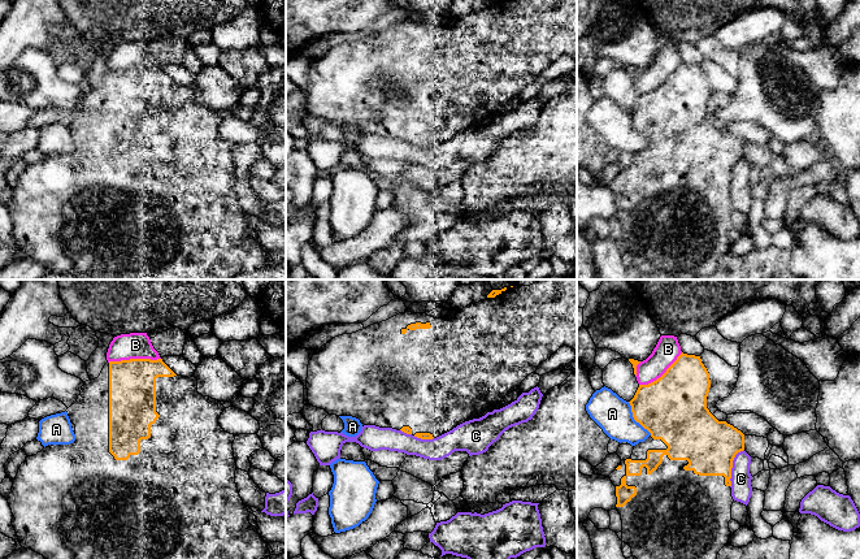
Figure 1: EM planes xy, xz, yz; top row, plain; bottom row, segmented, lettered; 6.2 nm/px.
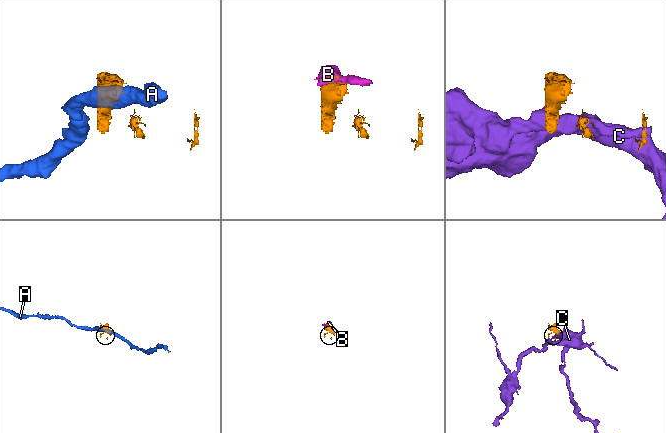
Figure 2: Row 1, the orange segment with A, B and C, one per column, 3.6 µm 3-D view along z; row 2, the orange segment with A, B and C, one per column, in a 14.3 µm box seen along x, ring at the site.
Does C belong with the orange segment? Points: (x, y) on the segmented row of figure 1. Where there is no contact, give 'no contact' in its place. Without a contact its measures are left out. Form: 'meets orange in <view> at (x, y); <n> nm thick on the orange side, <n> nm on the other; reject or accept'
meets orange in yz at (732, 467); 340 nm thick on the orange side, 130 nm on the other; reject

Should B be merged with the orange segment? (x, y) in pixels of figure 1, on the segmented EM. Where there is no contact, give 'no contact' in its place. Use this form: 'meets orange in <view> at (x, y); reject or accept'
meets orange in xy at (134, 359); reject

